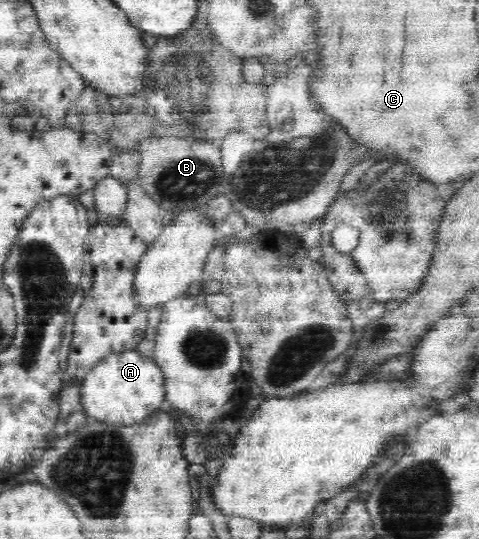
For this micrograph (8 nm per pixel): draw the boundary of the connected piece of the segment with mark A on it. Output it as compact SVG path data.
M129 348L111 352L100 360L83 381L80 395L81 408L91 419L131 426L165 408L166 382L162 368L154 357Z

